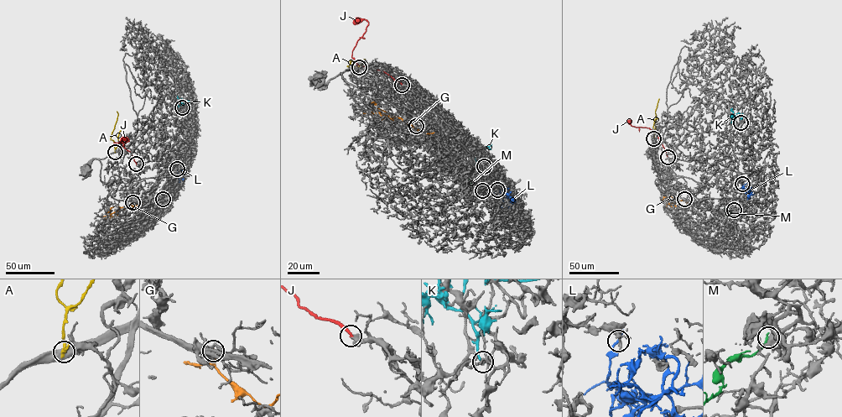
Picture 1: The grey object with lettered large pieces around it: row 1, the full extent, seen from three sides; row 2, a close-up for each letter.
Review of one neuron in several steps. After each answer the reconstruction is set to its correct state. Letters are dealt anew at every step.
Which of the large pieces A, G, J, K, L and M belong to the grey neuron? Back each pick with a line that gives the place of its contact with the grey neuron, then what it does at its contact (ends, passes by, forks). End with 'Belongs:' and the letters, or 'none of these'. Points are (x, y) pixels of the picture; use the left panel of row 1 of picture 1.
L: contact (177, 169); it ends
Belongs: L

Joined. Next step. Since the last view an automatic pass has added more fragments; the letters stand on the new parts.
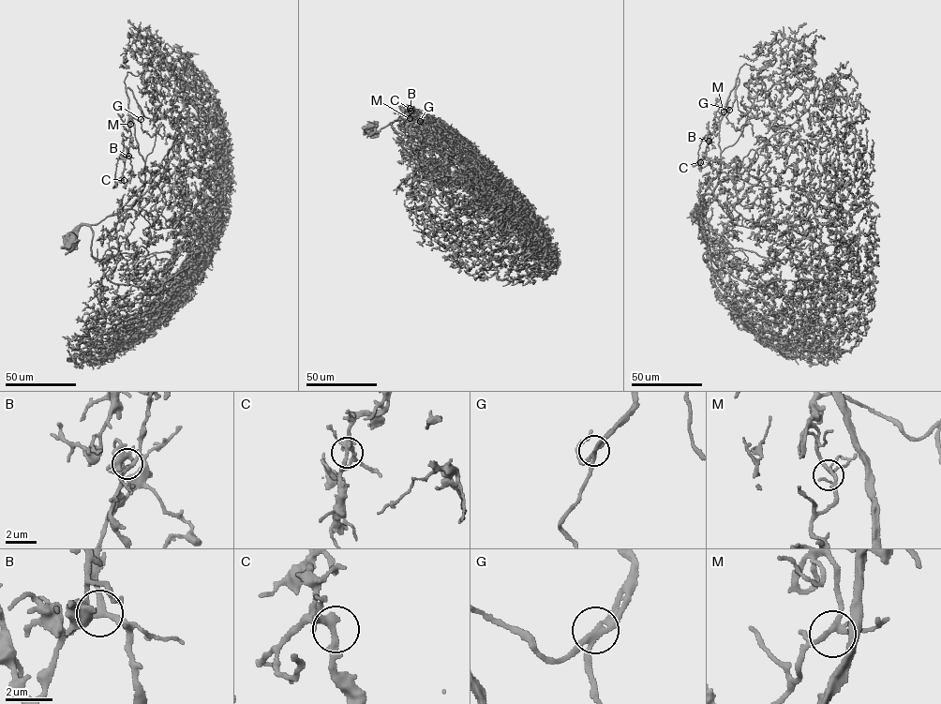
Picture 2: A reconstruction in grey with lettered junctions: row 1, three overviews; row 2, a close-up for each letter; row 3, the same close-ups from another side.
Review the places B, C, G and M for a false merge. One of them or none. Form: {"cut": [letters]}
{"cut": []}

